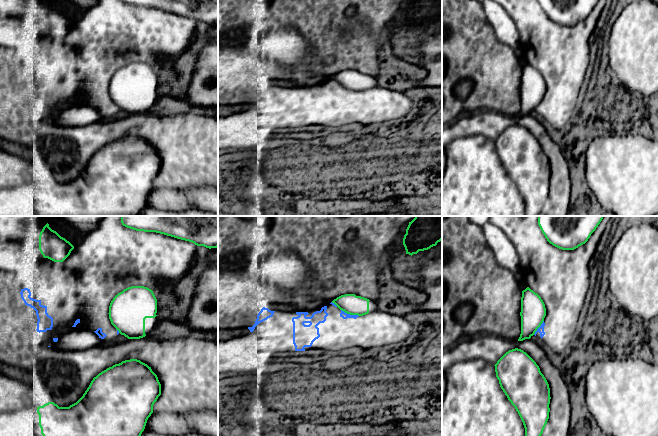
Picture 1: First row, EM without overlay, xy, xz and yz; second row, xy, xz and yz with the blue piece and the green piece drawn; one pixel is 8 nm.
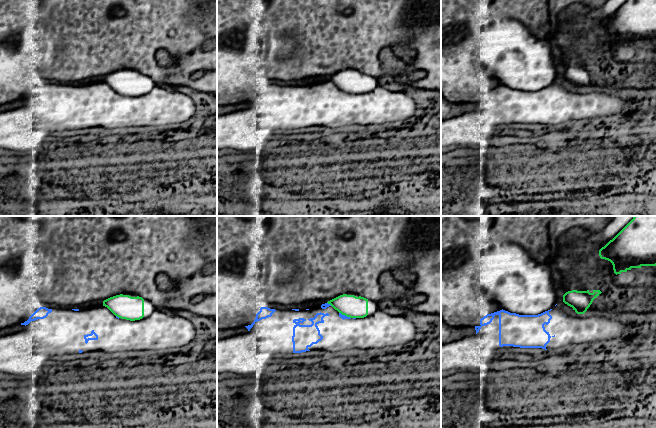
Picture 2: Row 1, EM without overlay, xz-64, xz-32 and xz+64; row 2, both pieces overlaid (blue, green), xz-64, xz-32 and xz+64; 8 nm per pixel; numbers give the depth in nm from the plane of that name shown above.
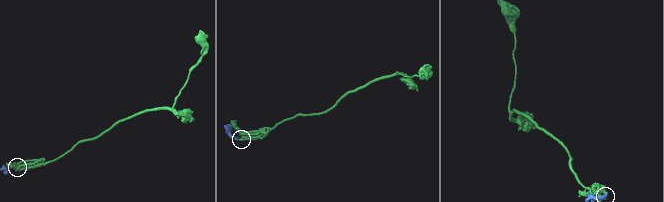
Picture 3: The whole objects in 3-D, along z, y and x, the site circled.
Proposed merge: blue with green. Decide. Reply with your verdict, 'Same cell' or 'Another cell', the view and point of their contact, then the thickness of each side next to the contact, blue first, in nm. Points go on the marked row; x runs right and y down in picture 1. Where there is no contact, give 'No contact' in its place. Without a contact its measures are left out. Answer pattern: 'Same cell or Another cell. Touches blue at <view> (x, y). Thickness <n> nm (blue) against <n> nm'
Another cell. Touches blue at xz (349, 314). Thickness 50 nm (blue) against 160 nm

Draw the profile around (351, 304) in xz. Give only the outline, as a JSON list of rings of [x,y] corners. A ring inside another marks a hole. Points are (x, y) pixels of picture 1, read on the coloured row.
[[[351,293],[337,297],[332,303],[345,313],[358,316],[366,315],[382,307],[376,301]]]

